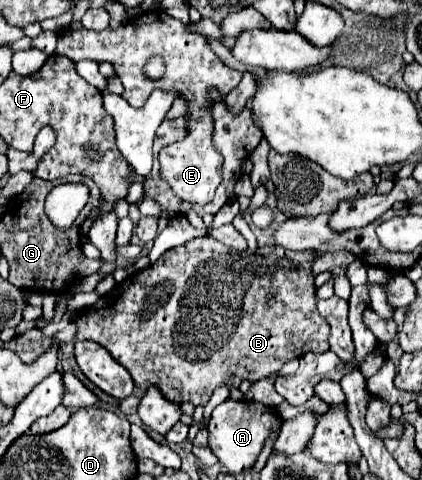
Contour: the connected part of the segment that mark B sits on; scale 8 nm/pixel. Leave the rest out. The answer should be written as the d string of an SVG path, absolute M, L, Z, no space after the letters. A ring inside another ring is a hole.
M195 237L175 249L169 249L165 251L159 261L155 265L149 265L147 269L143 271L137 271L133 275L129 275L123 283L115 285L113 291L105 297L101 297L95 305L83 309L83 313L79 317L75 317L75 325L77 325L77 333L75 333L75 341L83 341L83 339L89 339L89 341L95 341L99 345L103 345L133 377L135 381L135 391L123 399L119 403L121 411L125 415L133 415L137 411L137 405L139 405L139 399L143 397L143 393L147 391L149 385L157 385L163 395L181 405L185 401L191 401L193 405L205 405L213 393L213 389L217 385L221 385L227 377L235 375L237 377L237 383L241 379L248 380L251 383L265 377L271 377L273 373L277 373L285 361L289 359L295 359L295 357L301 357L303 353L319 353L329 350L329 334L330 326L327 321L319 315L319 311L315 309L315 275L311 271L311 265L313 265L313 259L311 253L315 253L313 249L311 251L291 251L291 249L283 249L281 245L265 245L265 247L257 247L257 251L237 251L237 249L231 249L231 247L225 247L223 243L219 241L213 241L209 237Z

